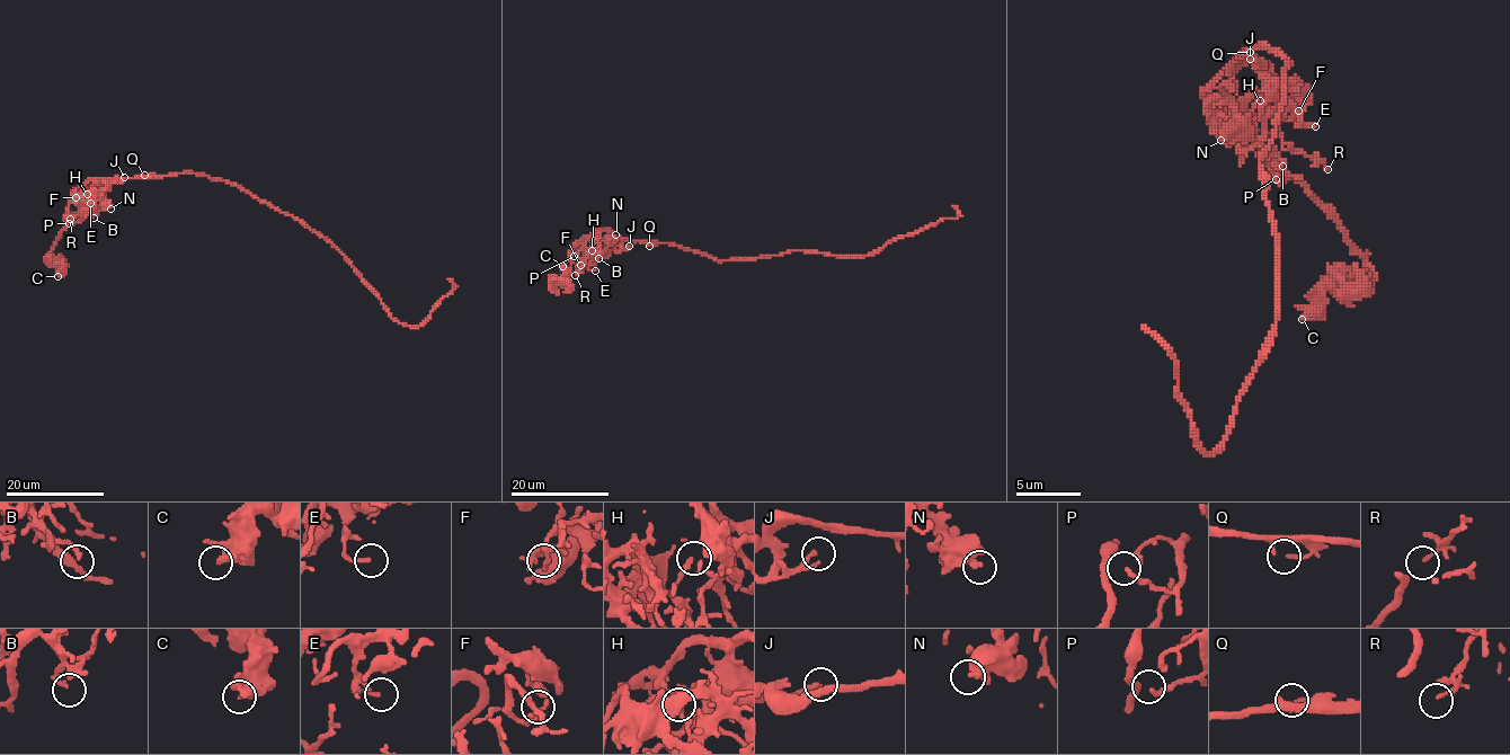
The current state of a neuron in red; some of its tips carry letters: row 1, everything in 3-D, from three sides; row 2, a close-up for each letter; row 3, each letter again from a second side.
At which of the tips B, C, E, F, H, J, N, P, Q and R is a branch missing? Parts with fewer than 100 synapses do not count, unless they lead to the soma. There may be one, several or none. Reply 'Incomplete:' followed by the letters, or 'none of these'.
Incomplete: none of these

